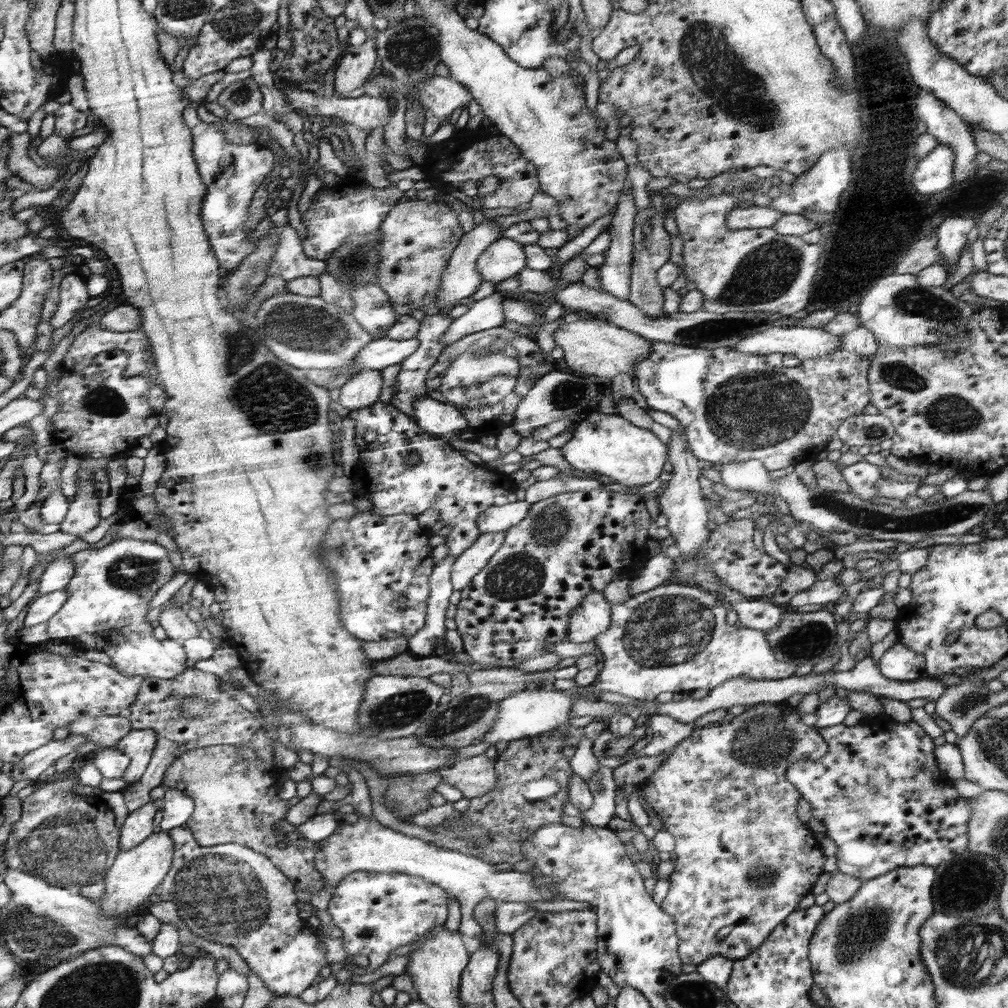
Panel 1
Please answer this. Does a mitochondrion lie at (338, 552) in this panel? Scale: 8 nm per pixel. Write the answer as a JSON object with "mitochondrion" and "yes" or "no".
{"mitochondrion":"yes"}

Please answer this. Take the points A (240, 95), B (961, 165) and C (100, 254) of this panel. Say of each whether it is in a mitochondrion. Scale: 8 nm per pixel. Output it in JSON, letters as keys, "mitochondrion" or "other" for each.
{"A":"mitochondrion","B":"other","C":"other"}

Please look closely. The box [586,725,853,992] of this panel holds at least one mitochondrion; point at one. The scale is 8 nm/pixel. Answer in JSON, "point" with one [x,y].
{"point":[763,877]}

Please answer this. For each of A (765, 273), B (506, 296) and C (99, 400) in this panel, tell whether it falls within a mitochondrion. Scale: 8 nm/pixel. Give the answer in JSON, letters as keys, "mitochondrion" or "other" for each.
{"A":"mitochondrion","B":"other","C":"mitochondrion"}

